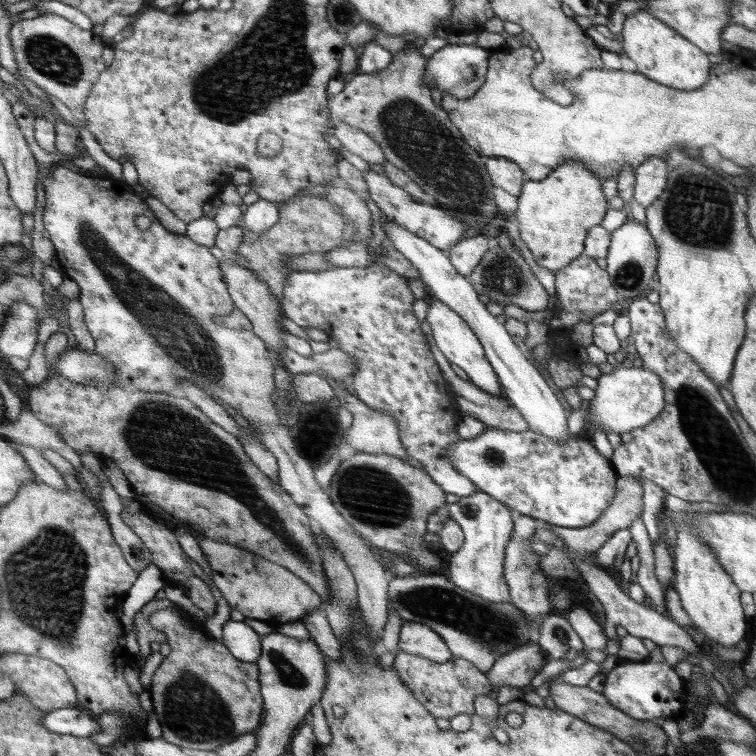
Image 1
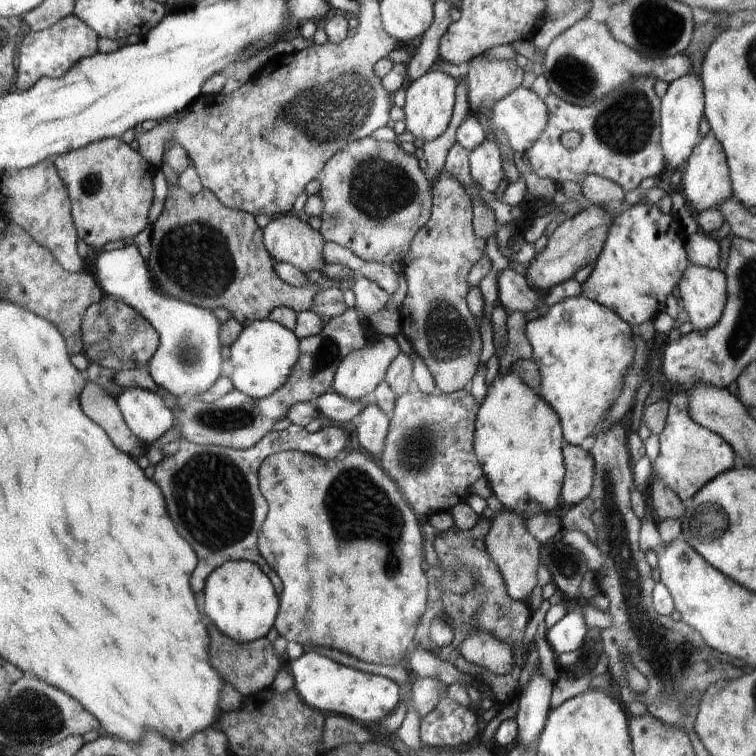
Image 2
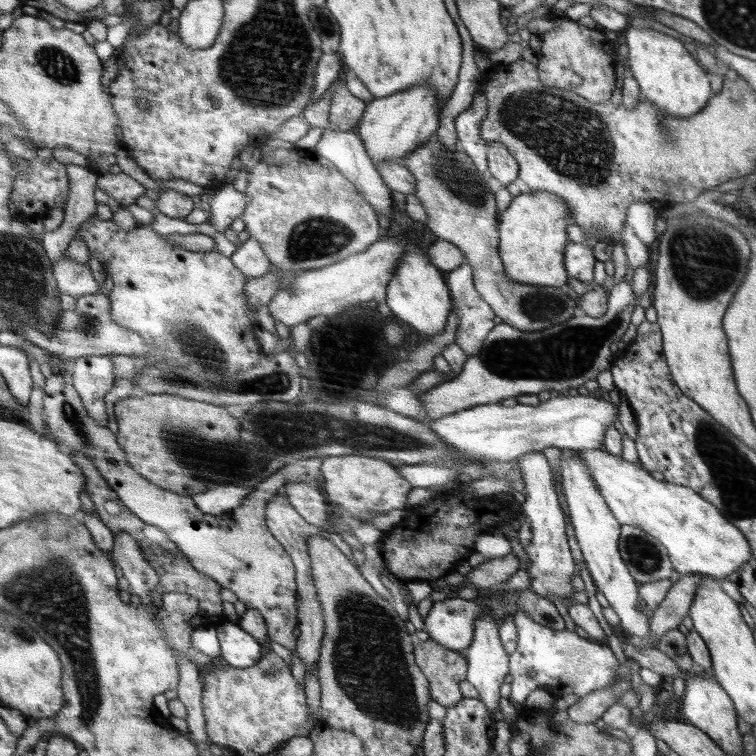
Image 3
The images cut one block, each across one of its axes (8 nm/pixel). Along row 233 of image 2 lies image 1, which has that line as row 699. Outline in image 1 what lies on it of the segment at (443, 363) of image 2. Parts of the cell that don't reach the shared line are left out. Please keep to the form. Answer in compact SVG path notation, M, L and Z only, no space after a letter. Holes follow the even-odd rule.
M399 650L392 668L398 671L400 681L412 691L412 695L416 696L416 699L420 700L420 703L424 704L424 707L428 708L432 716L435 716L435 718L442 717L447 721L456 715L473 715L475 713L476 697L487 695L493 688L487 673L476 668L476 665L472 664L472 661L466 660L464 657L452 656L450 660L440 663L430 660L428 657L418 656Z

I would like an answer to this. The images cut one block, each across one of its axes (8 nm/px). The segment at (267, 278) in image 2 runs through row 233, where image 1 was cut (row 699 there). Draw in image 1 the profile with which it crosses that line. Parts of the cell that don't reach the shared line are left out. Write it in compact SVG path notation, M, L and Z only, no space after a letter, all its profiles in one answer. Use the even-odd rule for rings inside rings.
M169 609L154 611L152 624L166 633L165 642L171 646L170 654L156 667L148 690L153 711L162 727L161 738L184 748L213 751L243 734L254 733L262 722L264 712L259 666L255 662L244 662L232 656L223 642L219 642L208 632L204 623L194 620L187 612L176 613Z

